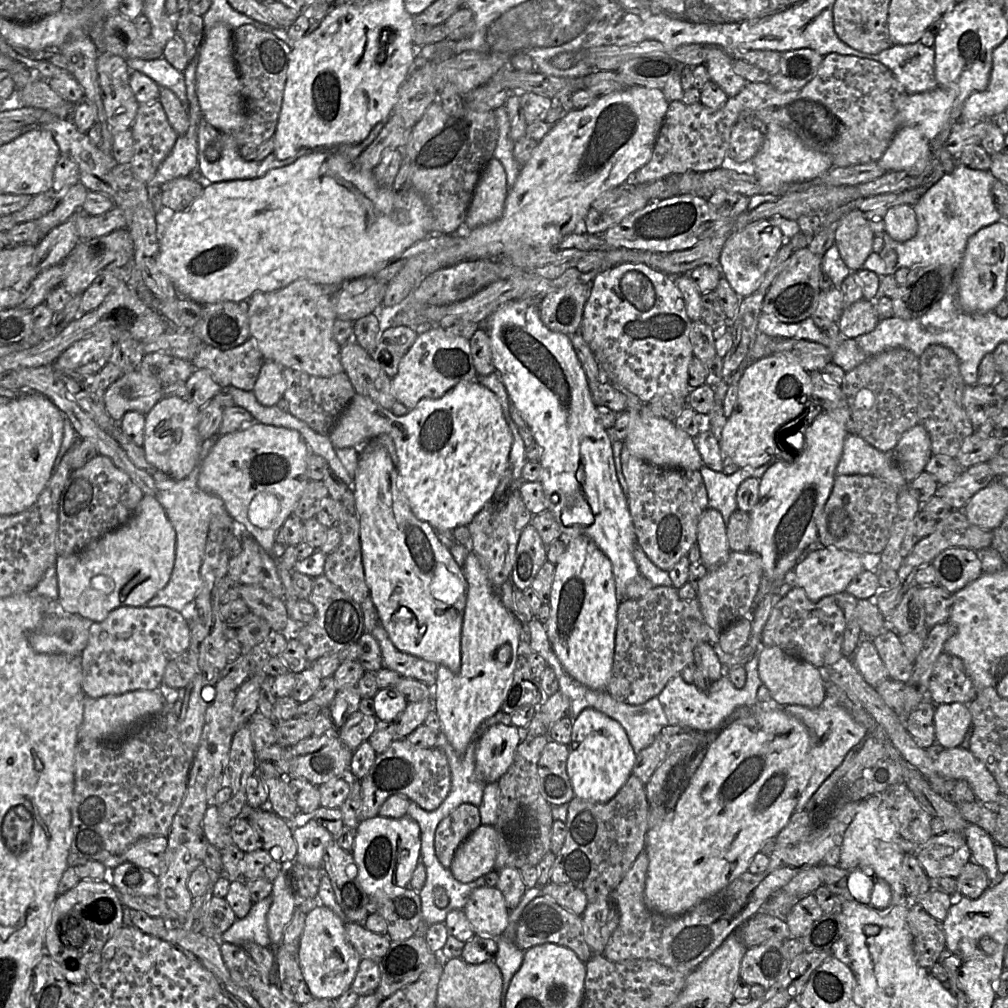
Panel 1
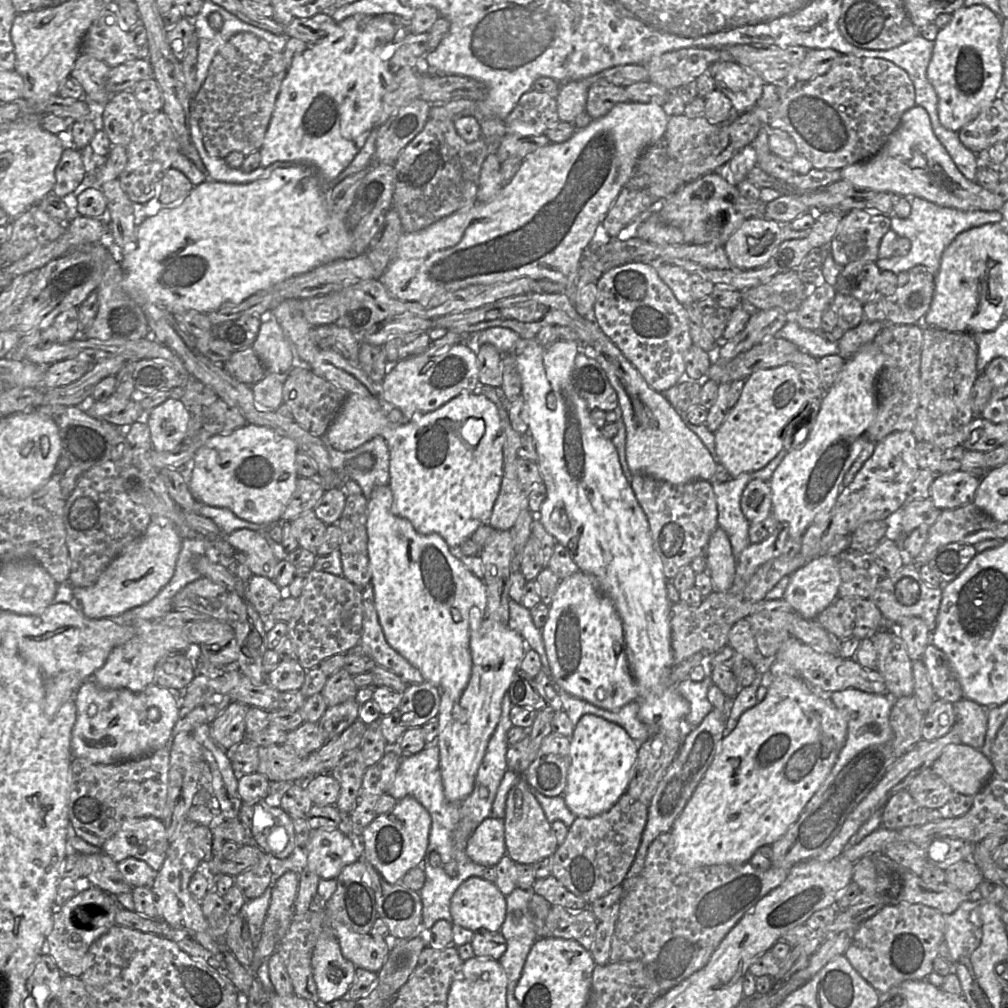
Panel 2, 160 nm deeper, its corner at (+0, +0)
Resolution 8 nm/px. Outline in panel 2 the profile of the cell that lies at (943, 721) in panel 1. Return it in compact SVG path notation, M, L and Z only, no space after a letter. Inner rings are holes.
M966 698L953 703L955 723L960 725L960 743L980 750L985 741L987 708Z

